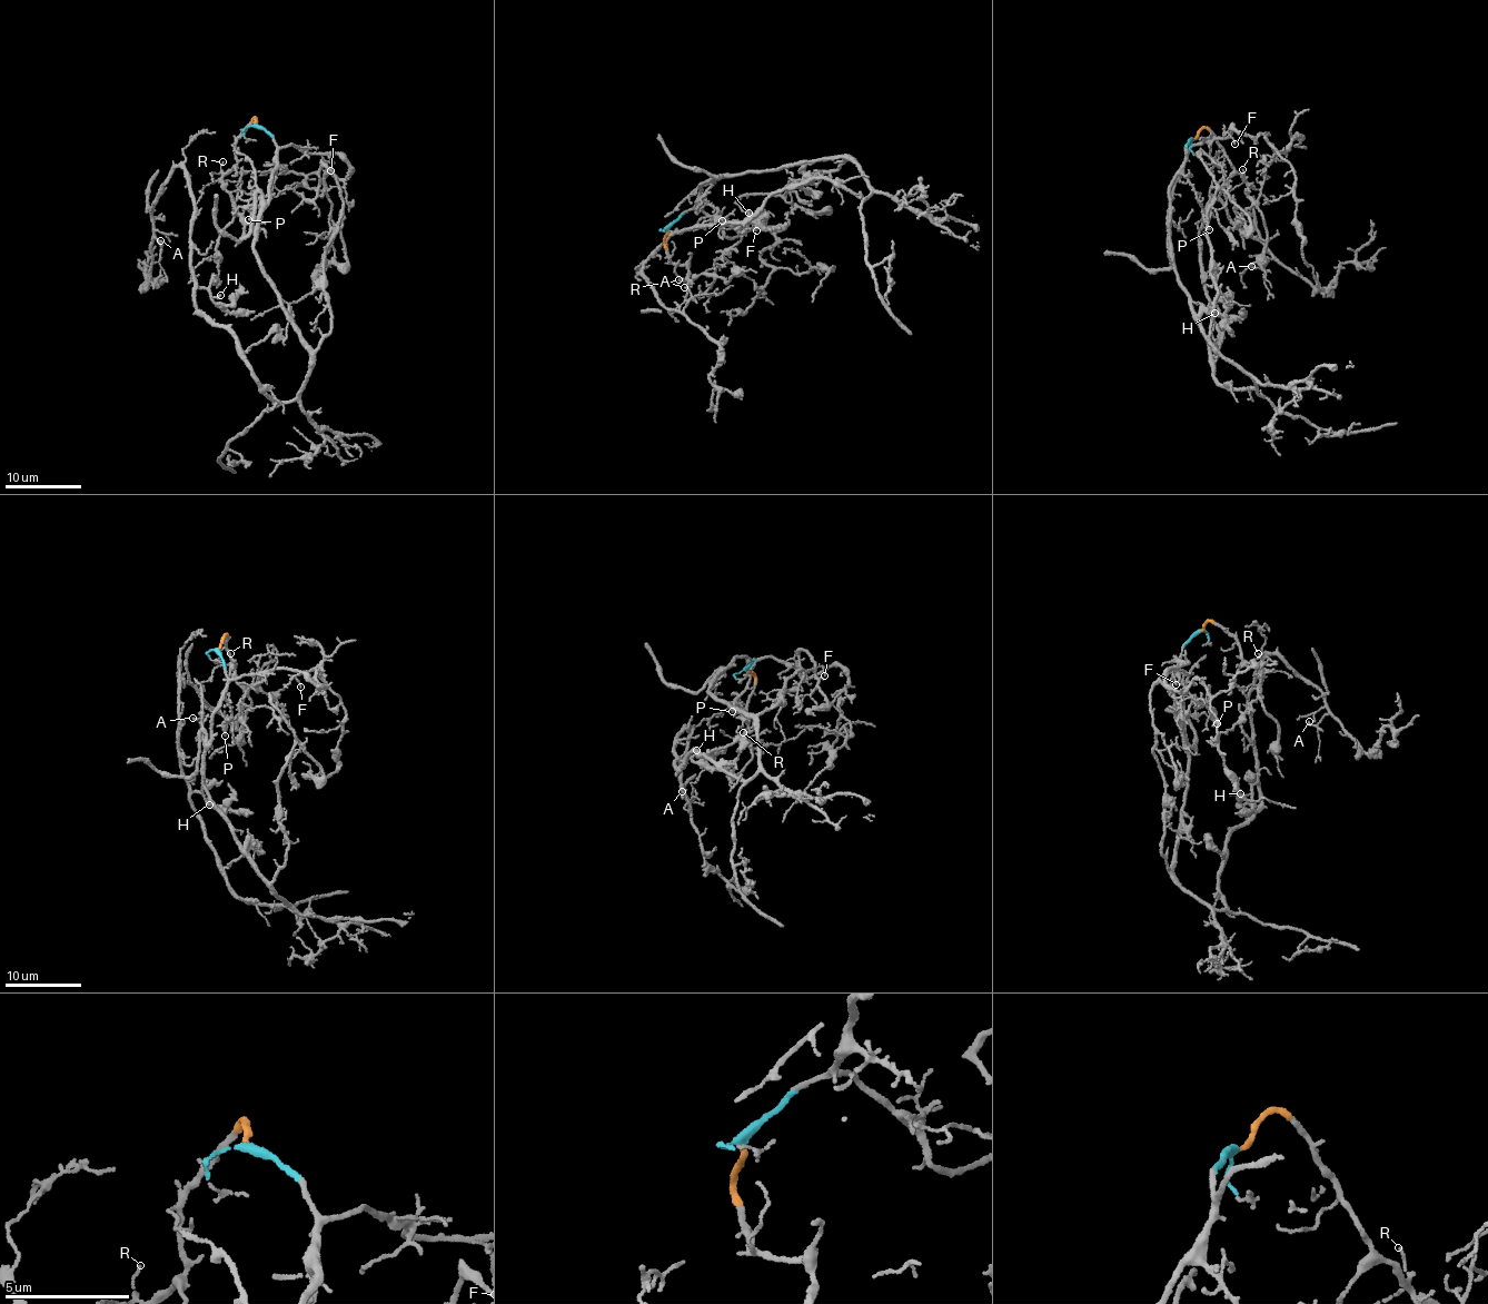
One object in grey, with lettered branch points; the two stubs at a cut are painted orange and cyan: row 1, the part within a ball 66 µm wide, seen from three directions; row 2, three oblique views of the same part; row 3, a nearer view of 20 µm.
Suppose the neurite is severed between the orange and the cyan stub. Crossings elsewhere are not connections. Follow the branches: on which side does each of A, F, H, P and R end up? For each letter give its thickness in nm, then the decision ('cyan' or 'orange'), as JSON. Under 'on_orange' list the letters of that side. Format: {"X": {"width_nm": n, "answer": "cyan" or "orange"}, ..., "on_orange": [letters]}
{"A": {"width_nm": 140, "answer": "cyan"}, "F": {"width_nm": 90, "answer": "cyan"}, "H": {"width_nm": 150, "answer": "cyan"}, "P": {"width_nm": 160, "answer": "cyan"}, "R": {"width_nm": 90, "answer": "orange"}, "on_orange": ["R"]}

